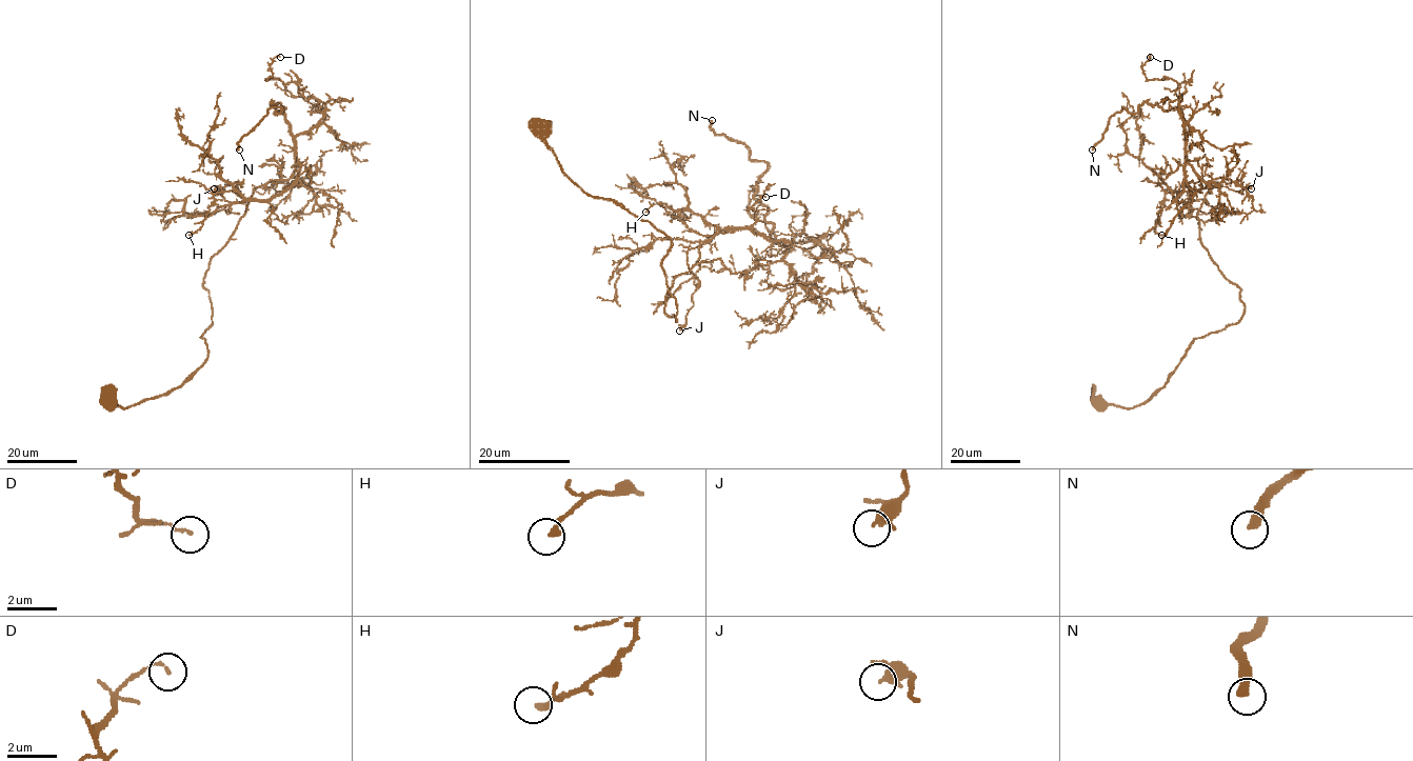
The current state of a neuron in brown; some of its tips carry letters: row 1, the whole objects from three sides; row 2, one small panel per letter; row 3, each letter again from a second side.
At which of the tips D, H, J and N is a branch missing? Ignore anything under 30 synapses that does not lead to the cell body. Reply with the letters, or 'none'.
N

